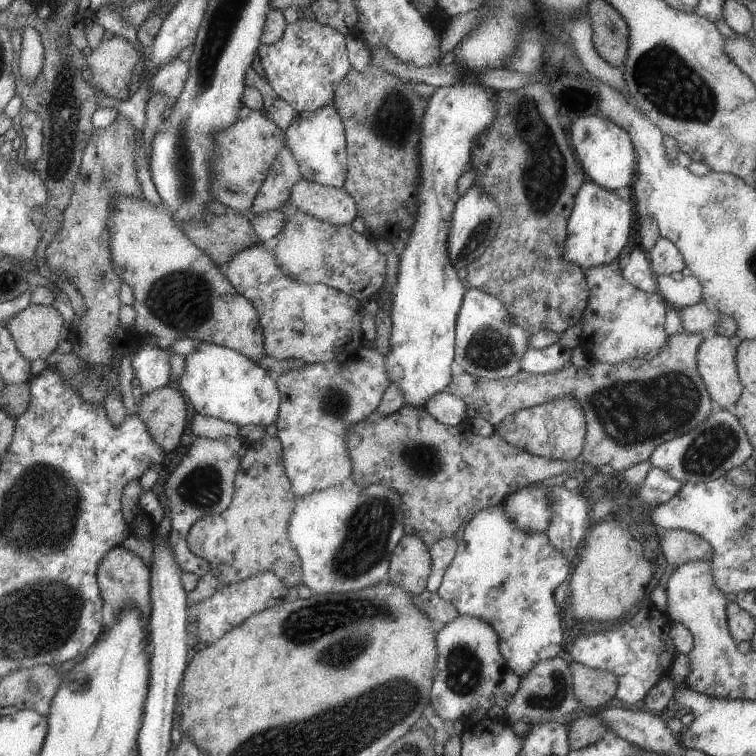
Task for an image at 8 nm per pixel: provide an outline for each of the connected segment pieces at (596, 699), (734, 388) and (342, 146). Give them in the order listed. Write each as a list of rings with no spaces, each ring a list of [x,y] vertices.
[[[572,661],[569,671],[572,676],[573,694],[578,704],[585,708],[603,708],[613,698],[617,689],[617,676],[611,672],[601,672]]]
[[[722,335],[703,340],[696,358],[698,374],[710,394],[710,401],[715,408],[727,410],[741,397],[742,386],[736,370],[736,348],[729,340]]]
[[[333,105],[311,112],[299,112],[285,131],[285,145],[297,160],[299,173],[305,181],[330,188],[342,188],[346,179],[346,138],[341,116]]]

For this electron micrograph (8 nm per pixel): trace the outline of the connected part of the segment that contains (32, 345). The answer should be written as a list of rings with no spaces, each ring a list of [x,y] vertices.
[[[30,304],[5,320],[3,326],[13,336],[14,346],[29,361],[46,358],[55,351],[63,320],[53,306]]]

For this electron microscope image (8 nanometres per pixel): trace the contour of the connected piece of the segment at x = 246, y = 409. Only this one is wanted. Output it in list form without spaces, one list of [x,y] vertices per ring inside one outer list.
[[[199,342],[195,352],[185,358],[185,370],[174,383],[187,394],[195,413],[231,422],[243,427],[248,424],[264,428],[275,422],[281,405],[281,392],[269,372],[233,350],[207,342]]]

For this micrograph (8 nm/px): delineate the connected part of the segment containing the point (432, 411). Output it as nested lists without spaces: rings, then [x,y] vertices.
[[[445,390],[429,398],[424,408],[427,414],[445,426],[460,425],[469,418],[465,403]]]

